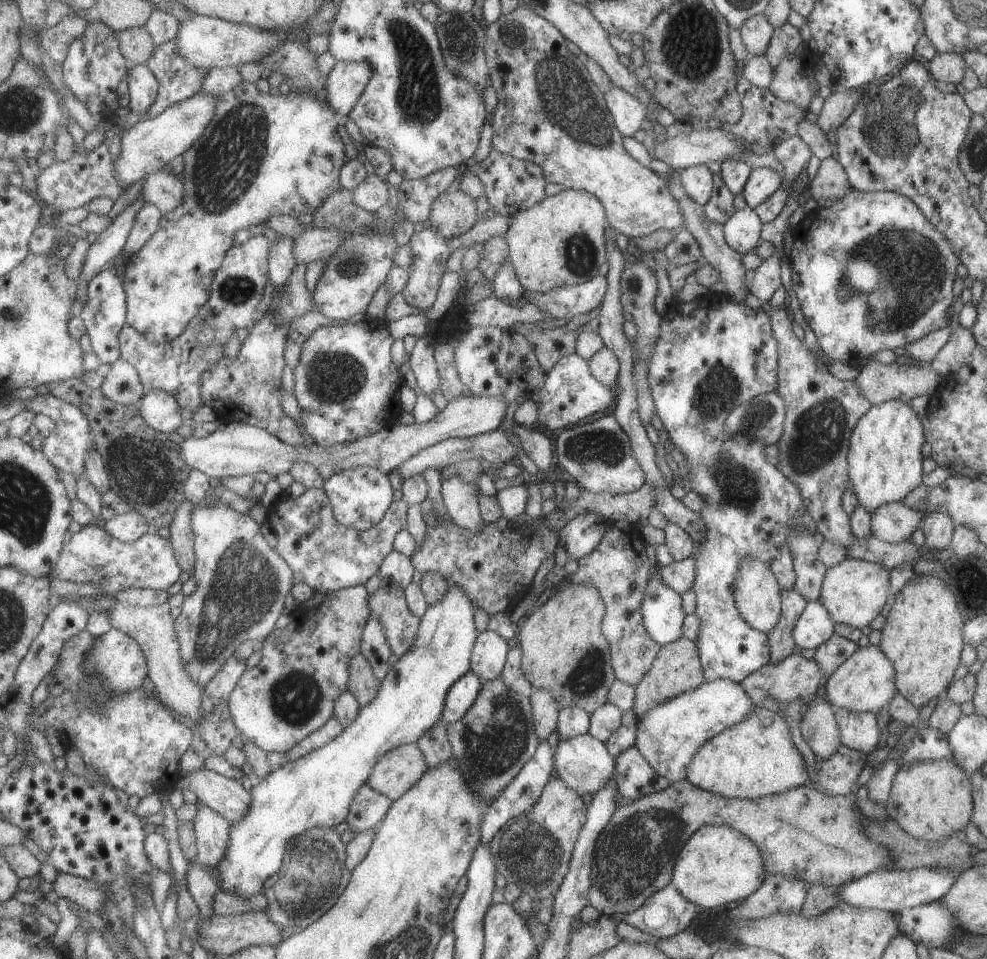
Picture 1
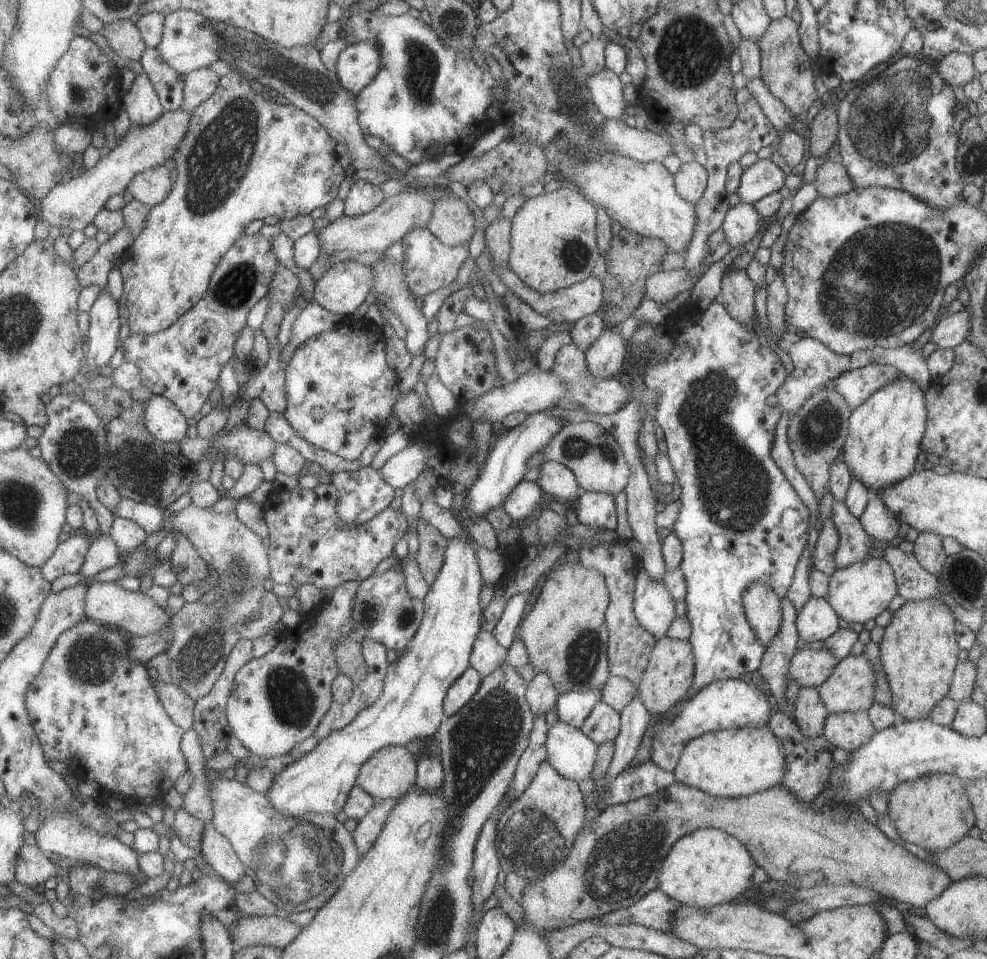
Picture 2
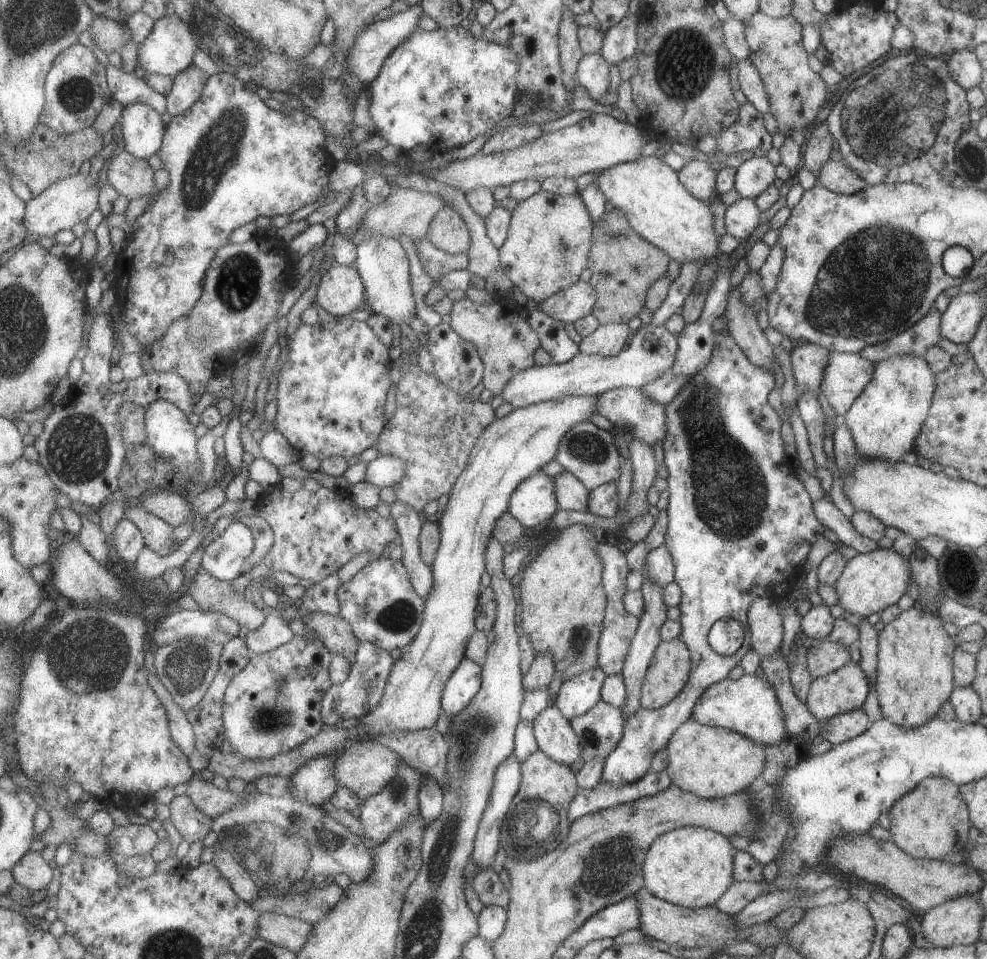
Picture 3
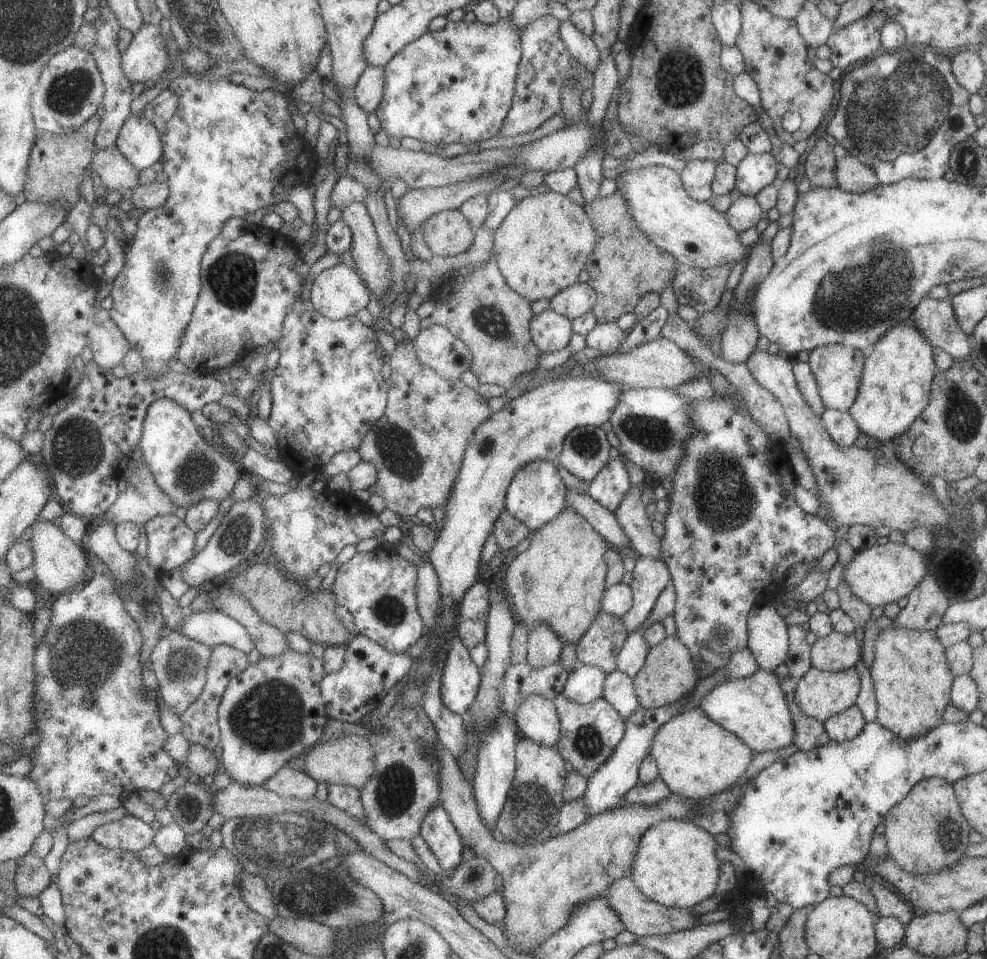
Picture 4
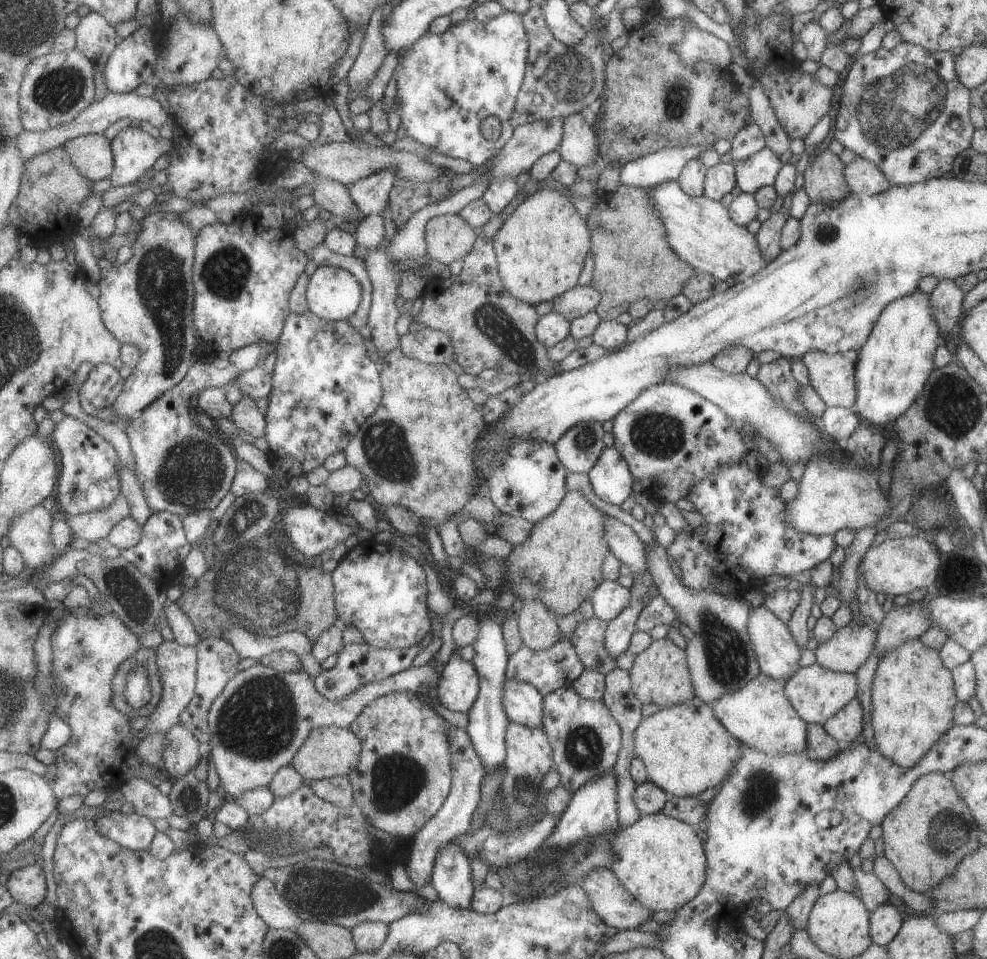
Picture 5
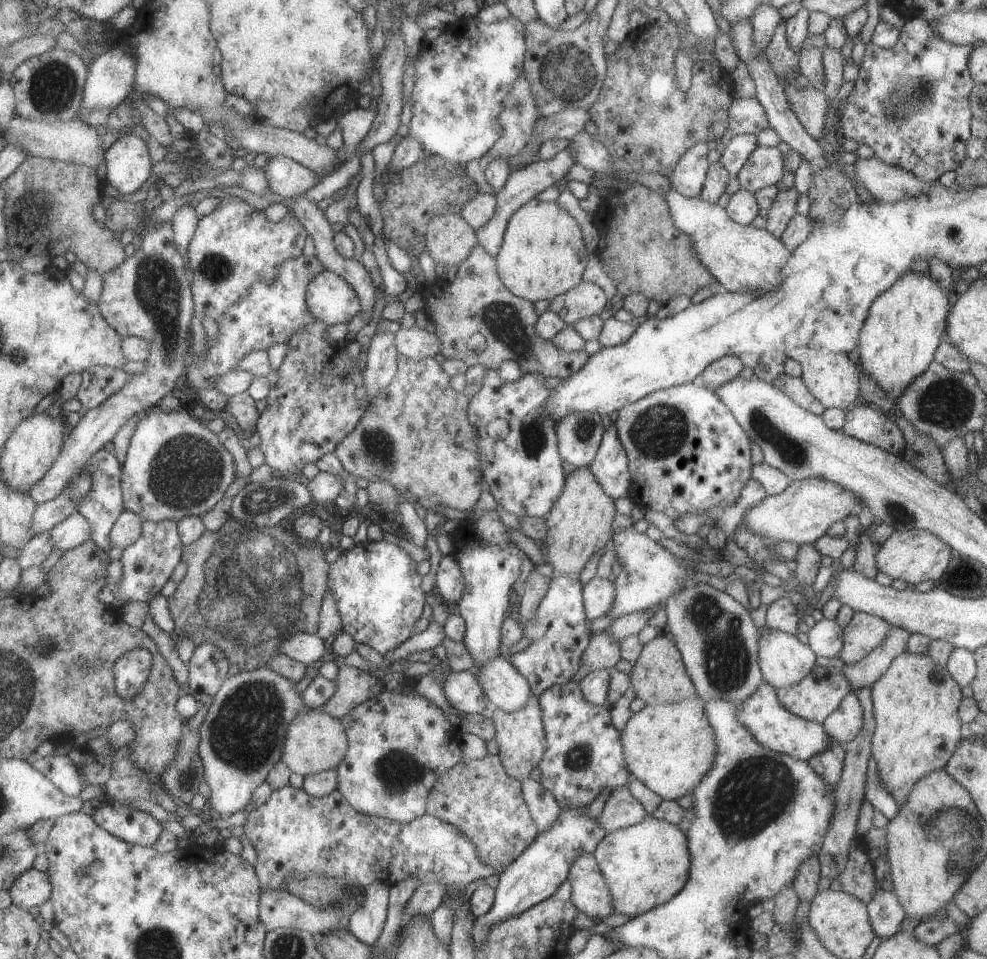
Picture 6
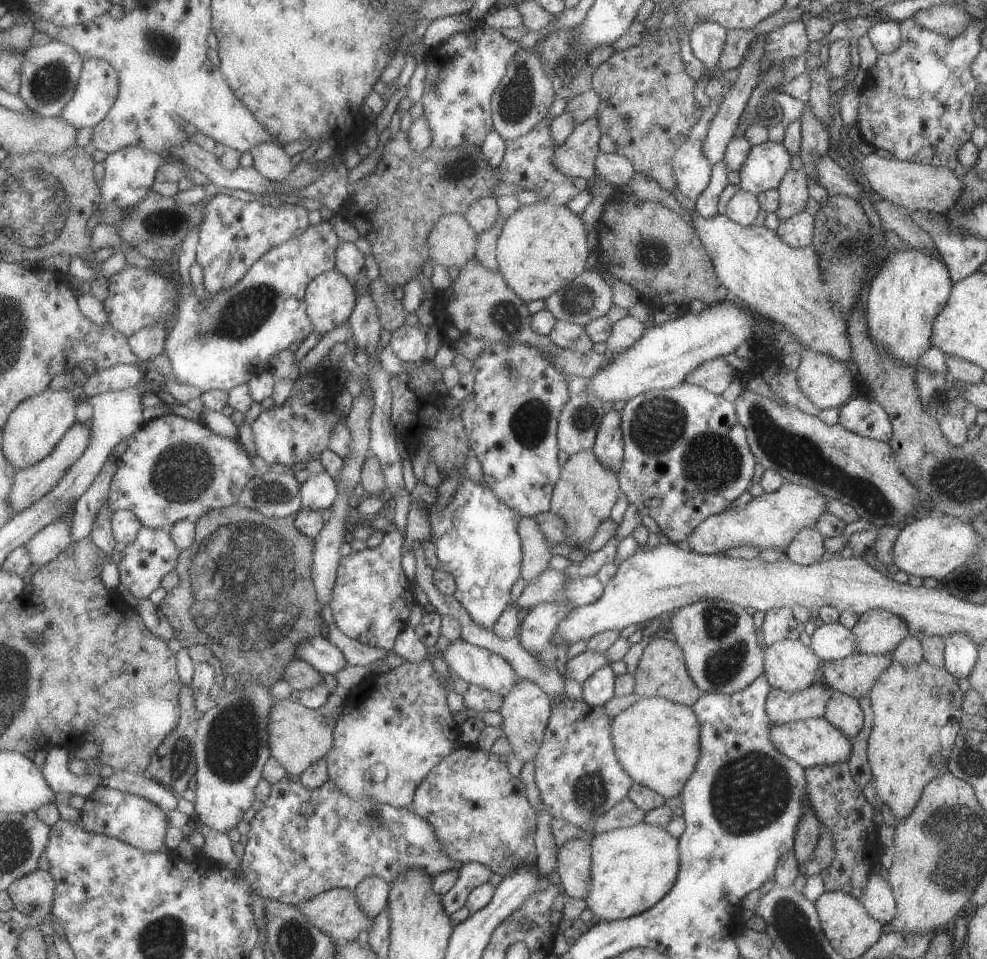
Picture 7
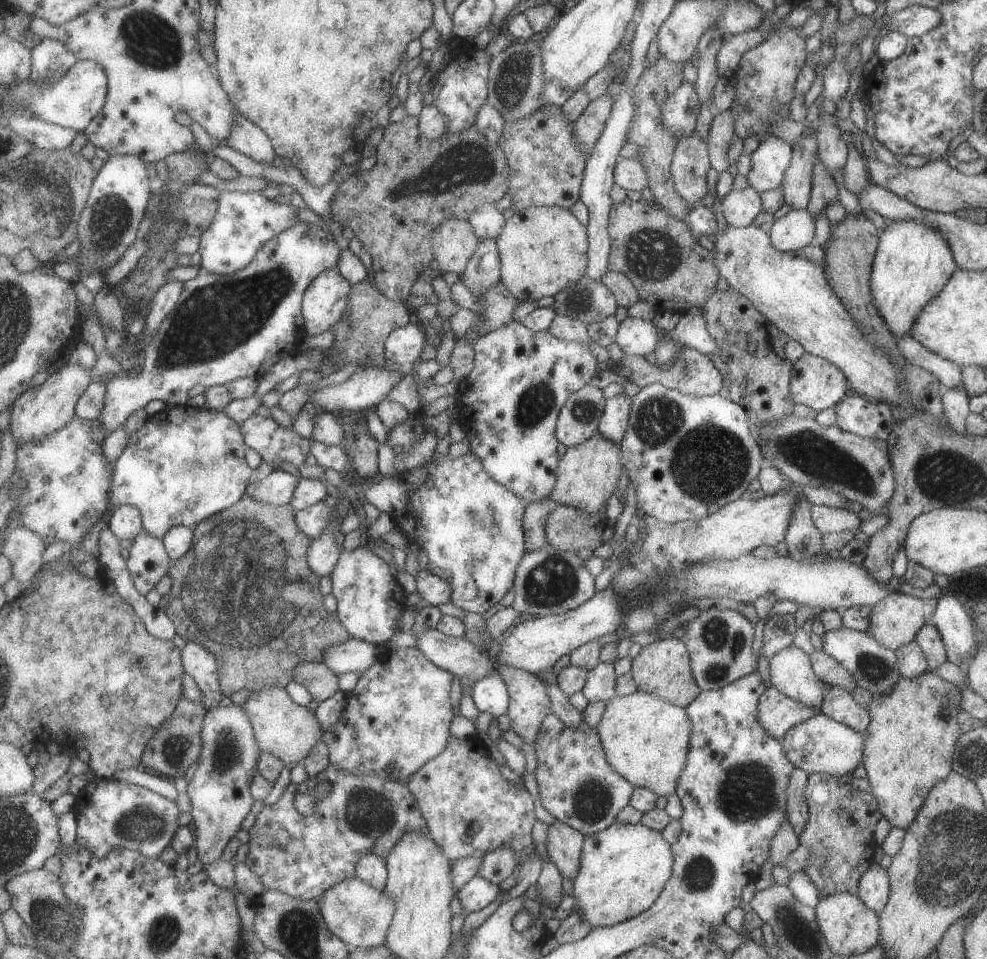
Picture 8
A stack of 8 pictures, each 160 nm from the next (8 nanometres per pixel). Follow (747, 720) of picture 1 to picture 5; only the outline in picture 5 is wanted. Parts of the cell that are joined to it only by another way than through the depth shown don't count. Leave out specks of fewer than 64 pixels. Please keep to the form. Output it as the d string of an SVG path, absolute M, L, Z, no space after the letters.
M697 696L643 717L634 730L634 754L644 764L648 780L667 796L674 797L697 797L703 790L723 782L731 773L734 762L742 755L741 745L716 720L712 708Z

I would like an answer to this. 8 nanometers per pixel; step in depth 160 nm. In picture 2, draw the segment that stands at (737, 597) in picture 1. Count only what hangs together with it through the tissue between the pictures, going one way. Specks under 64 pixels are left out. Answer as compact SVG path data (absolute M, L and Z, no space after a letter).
M752 582L752 585L742 592L741 603L749 626L757 638L766 645L780 627L782 617L780 597L770 586Z

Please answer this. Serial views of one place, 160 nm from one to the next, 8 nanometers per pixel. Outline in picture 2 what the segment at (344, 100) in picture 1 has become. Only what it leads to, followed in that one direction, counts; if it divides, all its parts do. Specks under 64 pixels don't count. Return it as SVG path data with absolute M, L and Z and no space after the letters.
M363 41L348 47L338 60L338 77L345 90L356 97L379 78L381 51L373 41Z

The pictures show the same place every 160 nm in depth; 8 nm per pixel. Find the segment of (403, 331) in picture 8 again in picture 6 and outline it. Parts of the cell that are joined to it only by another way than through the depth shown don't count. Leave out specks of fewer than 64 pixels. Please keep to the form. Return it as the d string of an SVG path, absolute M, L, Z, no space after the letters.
M415 325L410 329L401 328L396 333L396 345L400 354L417 360L433 358L442 349L442 342L435 332L425 332Z

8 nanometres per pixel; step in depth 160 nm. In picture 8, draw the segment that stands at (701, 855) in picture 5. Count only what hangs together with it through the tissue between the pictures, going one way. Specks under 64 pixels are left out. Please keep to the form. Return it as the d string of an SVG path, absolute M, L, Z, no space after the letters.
M615 820L601 832L585 836L580 867L570 882L574 910L595 928L629 920L657 900L671 874L672 856L670 844L661 833L640 822L625 824Z

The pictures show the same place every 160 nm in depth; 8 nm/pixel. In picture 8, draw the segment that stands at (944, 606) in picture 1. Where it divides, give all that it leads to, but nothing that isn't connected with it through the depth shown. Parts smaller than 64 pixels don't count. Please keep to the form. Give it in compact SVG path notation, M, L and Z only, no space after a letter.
M925 671L915 678L899 677L886 693L875 693L868 707L870 716L863 734L861 764L866 770L871 794L879 812L892 827L906 829L914 822L928 792L952 770L953 747L960 735L958 712L961 688L941 679L933 671Z

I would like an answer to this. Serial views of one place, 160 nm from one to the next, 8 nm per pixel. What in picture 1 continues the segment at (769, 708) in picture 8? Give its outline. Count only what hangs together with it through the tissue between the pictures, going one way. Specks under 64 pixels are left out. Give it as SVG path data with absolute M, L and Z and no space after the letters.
M877 645L858 647L828 676L824 684L826 700L833 708L841 707L855 712L872 712L886 706L896 693L892 662Z

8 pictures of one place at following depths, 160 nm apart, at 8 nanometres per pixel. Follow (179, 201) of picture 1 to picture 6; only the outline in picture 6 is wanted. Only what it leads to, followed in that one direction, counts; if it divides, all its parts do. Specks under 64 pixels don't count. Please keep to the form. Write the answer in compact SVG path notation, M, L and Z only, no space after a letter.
M16 114L11 120L10 129L5 134L8 145L21 145L30 155L87 165L94 169L99 168L103 162L106 163L107 151L103 148L102 135L97 132L97 128L79 118L51 124Z

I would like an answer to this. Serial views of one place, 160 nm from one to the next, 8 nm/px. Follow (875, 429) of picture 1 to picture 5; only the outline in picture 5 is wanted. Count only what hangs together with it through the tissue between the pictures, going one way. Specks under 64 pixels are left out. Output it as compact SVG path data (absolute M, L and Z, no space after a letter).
M919 289L910 295L895 299L885 306L875 321L865 344L857 351L858 359L855 367L856 395L851 410L861 421L873 426L887 426L894 422L917 398L923 390L926 378L934 369L934 352L940 343L938 328L931 318L928 295Z

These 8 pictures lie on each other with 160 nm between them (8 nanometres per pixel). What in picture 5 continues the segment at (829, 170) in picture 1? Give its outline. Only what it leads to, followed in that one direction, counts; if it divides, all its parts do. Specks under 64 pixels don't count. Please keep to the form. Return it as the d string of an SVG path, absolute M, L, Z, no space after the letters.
M861 157L844 165L843 174L851 194L869 196L882 193L891 186L877 166Z

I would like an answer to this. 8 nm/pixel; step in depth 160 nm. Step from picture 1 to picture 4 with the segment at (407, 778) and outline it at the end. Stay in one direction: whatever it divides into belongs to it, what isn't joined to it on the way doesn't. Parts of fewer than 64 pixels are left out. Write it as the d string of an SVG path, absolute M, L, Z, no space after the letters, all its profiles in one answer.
M357 735L335 737L323 744L319 742L303 758L306 764L305 772L317 782L325 782L328 786L351 785L361 790L376 776L378 769L376 748L373 743L369 738Z

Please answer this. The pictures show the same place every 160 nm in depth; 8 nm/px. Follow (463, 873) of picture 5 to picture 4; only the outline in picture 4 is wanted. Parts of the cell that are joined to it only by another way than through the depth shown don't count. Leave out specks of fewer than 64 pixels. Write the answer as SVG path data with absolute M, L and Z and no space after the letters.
M440 804L432 806L432 809L425 813L419 833L438 860L439 866L447 870L448 874L453 874L461 860L463 845L449 815Z

